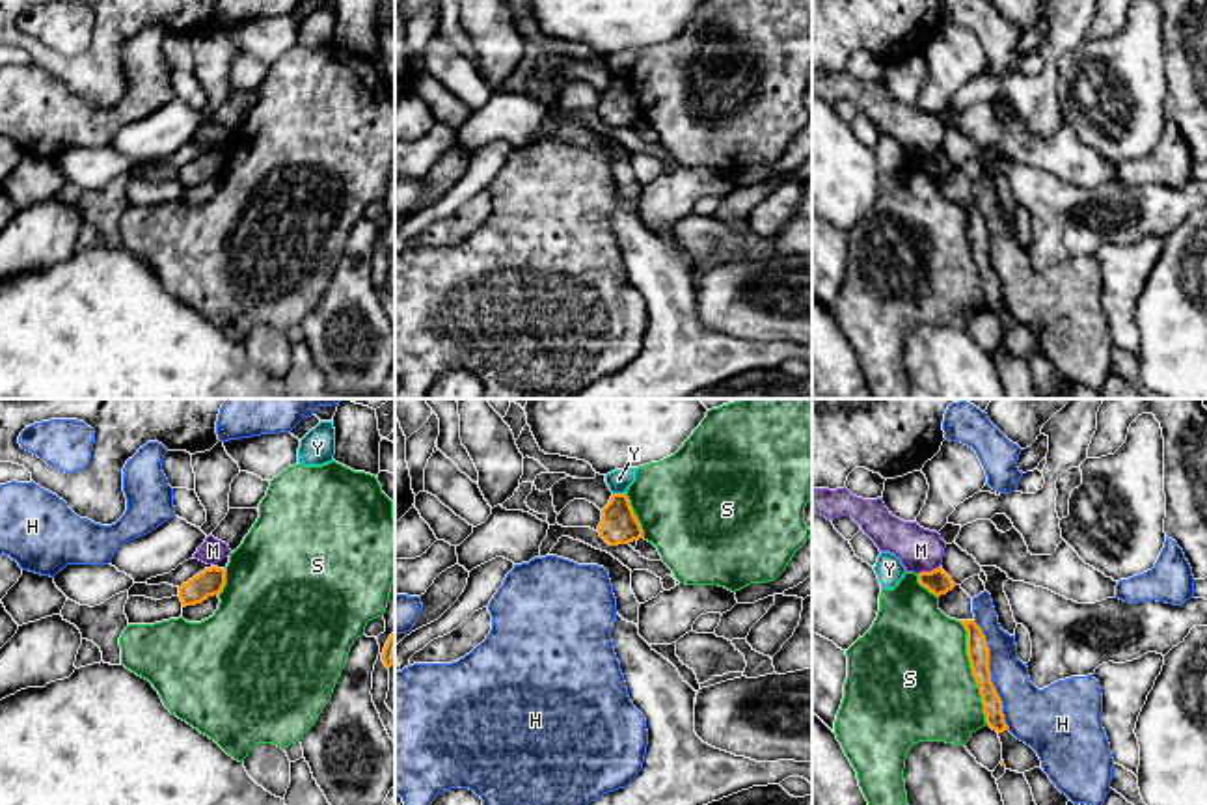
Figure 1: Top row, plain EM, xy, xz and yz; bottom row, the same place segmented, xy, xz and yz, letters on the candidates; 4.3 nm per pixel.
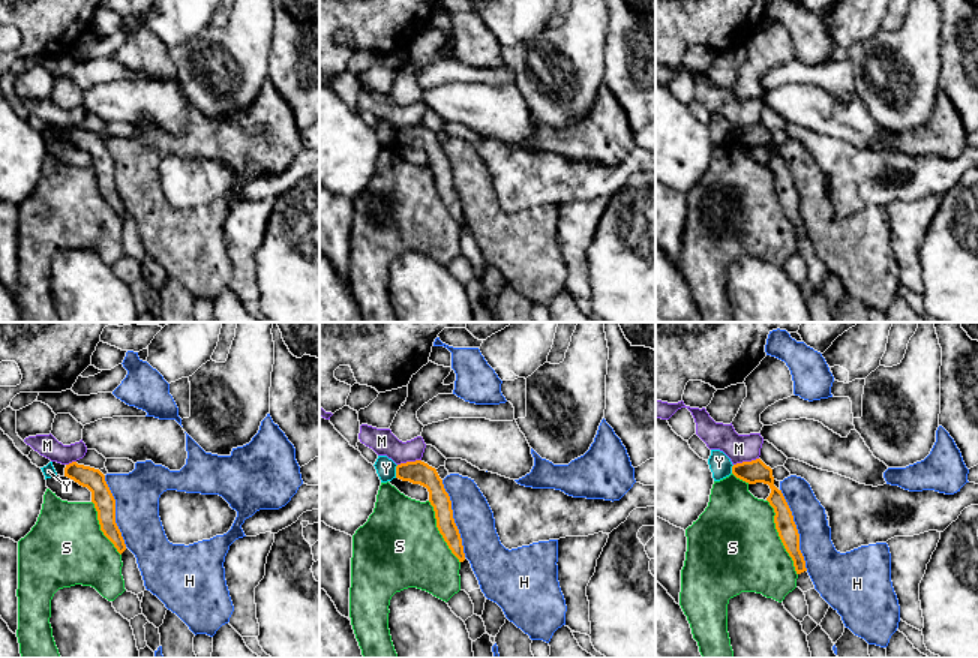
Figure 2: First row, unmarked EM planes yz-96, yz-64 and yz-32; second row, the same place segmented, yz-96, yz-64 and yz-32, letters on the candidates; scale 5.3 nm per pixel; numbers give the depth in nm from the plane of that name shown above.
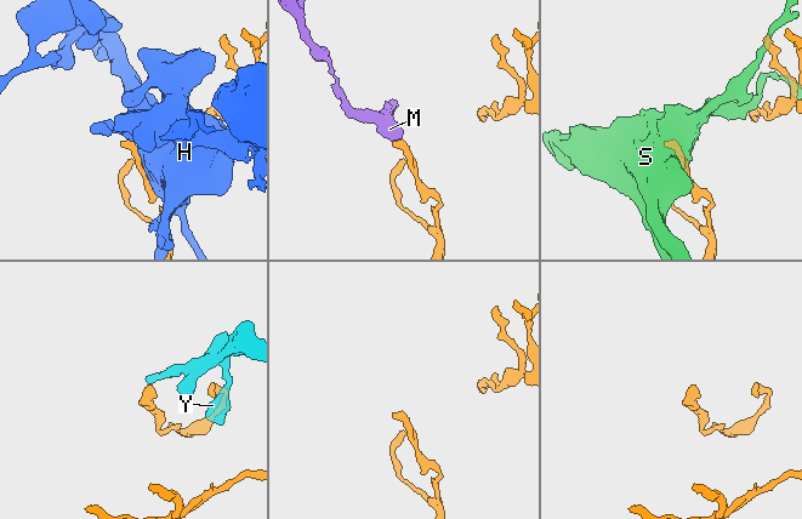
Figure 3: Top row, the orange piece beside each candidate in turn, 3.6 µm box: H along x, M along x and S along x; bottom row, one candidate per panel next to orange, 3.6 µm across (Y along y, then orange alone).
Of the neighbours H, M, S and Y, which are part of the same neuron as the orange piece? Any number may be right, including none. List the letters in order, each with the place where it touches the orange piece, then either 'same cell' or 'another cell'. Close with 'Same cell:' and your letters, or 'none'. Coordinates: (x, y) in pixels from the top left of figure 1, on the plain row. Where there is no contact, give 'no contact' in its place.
H: meets orange in yz at (990, 258); another cell
M: meets orange in yz at (928, 155); another cell
S: meets orange in yz at (973, 256); another cell
Y: meets orange in xz at (619, 77); another cell
Same cell: none

